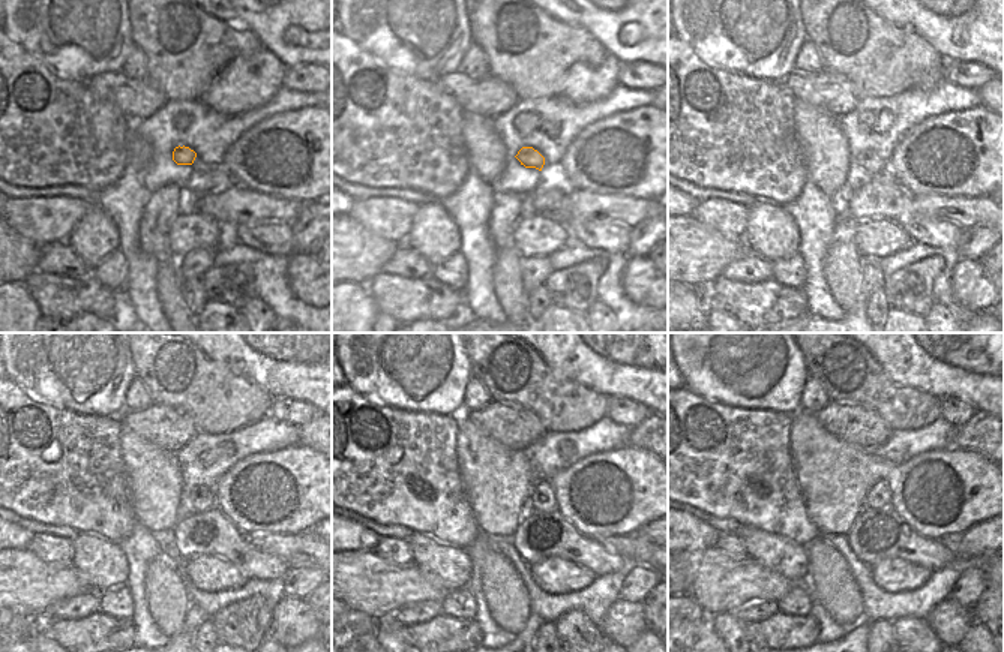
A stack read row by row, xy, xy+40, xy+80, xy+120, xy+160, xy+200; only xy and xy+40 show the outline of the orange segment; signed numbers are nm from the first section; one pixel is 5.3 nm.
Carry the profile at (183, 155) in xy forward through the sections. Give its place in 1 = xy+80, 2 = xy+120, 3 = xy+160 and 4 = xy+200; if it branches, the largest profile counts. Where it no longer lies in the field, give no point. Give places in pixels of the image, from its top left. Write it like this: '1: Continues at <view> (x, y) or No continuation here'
1: Continues at xy+80 (872, 164)
2: Continues at xy+120 (203, 498)
3: Continues at xy+160 (542, 499)
4: Continues at xy+200 (878, 496).

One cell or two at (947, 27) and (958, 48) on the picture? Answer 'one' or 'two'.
one

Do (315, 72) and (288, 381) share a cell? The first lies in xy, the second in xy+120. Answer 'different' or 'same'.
different

